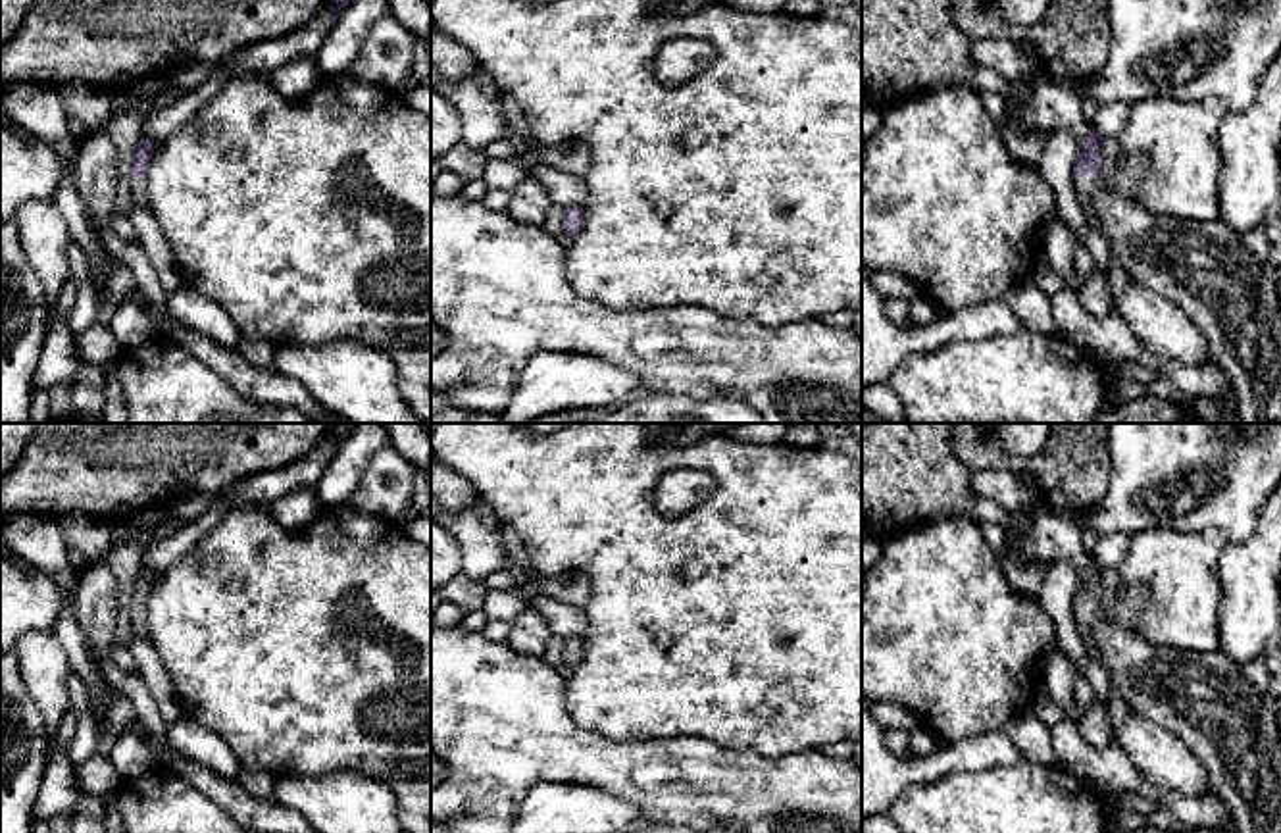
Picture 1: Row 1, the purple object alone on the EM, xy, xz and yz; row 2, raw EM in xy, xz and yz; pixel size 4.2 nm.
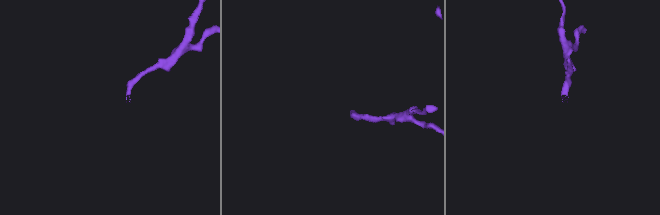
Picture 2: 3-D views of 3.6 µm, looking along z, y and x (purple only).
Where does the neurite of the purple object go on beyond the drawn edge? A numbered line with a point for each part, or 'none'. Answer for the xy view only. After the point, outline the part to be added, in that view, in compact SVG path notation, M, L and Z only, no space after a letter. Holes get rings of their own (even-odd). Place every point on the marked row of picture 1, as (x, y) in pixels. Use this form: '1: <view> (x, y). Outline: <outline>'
1: xy (139, 183). Outline: M131 177L133 185L133 200L138 206L146 206L146 187L148 187L148 177Z

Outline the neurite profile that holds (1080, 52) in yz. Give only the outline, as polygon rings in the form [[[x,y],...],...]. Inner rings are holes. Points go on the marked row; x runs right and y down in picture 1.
[[[1050,0],[1037,23],[1006,25],[1006,37],[1031,42],[1042,69],[1056,79],[1091,83],[1108,58],[1108,0]]]

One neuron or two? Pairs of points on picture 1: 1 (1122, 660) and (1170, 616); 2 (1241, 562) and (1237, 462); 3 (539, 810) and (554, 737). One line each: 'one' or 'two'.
1: two
2: two
3: two

